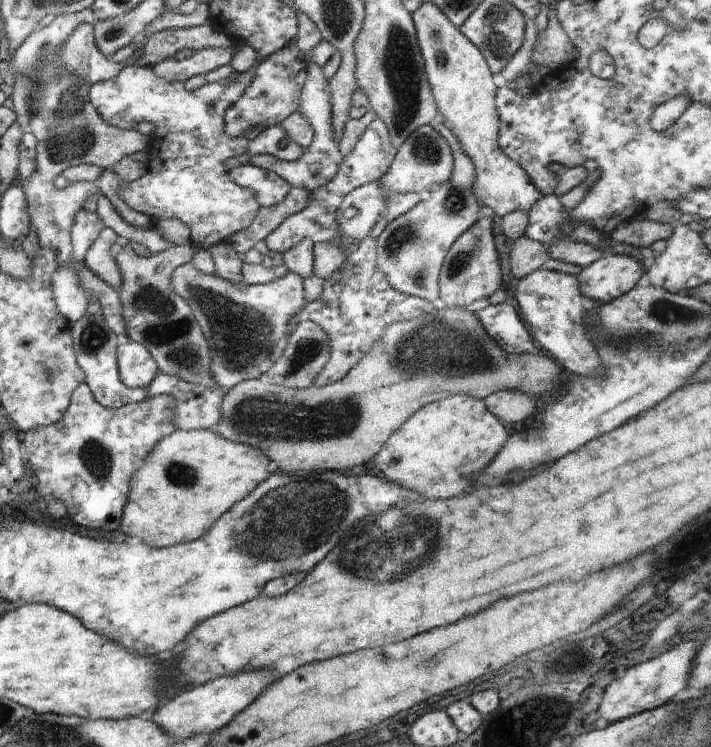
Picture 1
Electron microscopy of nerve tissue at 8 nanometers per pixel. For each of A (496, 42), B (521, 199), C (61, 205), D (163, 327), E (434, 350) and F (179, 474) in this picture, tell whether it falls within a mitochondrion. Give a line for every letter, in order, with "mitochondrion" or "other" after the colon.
A: mitochondrion
B: other
C: other
D: mitochondrion
E: mitochondrion
F: mitochondrion

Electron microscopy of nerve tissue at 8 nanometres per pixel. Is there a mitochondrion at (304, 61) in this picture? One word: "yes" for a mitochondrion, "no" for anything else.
no

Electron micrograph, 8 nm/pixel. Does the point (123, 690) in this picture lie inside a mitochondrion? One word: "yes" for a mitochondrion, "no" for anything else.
no

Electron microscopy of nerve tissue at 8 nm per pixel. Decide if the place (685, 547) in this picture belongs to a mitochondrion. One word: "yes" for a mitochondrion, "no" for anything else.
no

